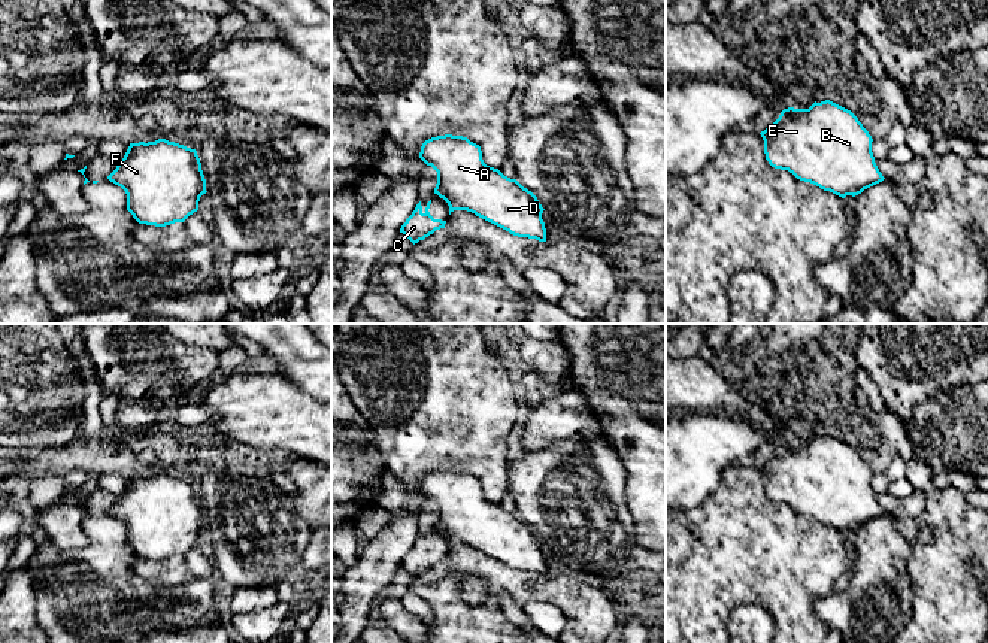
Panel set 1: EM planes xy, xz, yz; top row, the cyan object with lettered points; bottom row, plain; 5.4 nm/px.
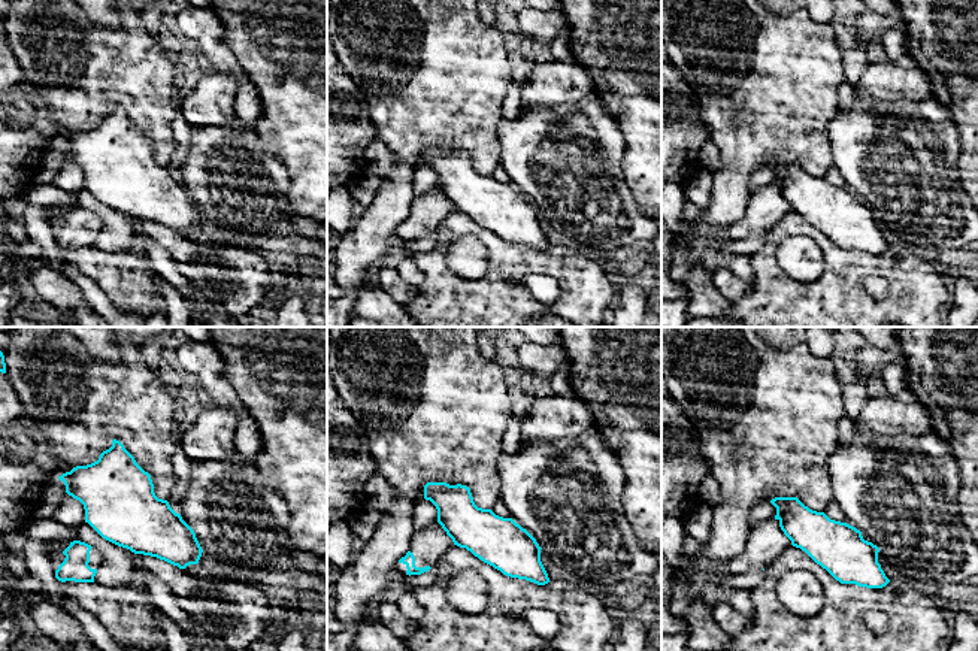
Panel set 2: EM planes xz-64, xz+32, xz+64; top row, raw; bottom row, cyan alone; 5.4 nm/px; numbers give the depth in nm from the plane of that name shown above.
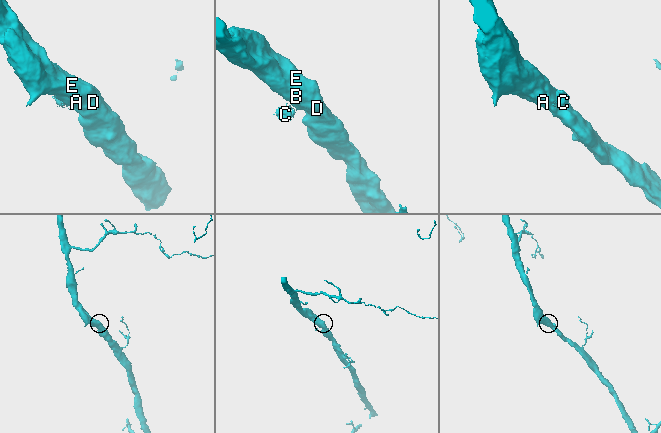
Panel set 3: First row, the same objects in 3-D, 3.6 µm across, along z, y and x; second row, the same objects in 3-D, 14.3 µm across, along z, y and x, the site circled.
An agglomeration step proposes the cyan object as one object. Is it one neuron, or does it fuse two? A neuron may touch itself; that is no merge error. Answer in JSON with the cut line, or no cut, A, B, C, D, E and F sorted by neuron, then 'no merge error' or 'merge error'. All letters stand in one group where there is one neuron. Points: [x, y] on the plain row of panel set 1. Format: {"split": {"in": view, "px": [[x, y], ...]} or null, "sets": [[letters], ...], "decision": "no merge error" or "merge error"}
{"split": {"in": "xz", "px": [[449, 542], [452, 545]]}, "sets": [["A", "B", "D", "E", "F"], ["C"]], "decision": "merge error"}

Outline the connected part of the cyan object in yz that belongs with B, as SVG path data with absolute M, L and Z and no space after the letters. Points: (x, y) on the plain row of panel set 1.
M825 434L809 443L784 443L779 452L760 467L764 488L775 503L788 504L797 513L810 516L842 533L858 530L864 524L882 516L872 486L872 470L848 443Z

